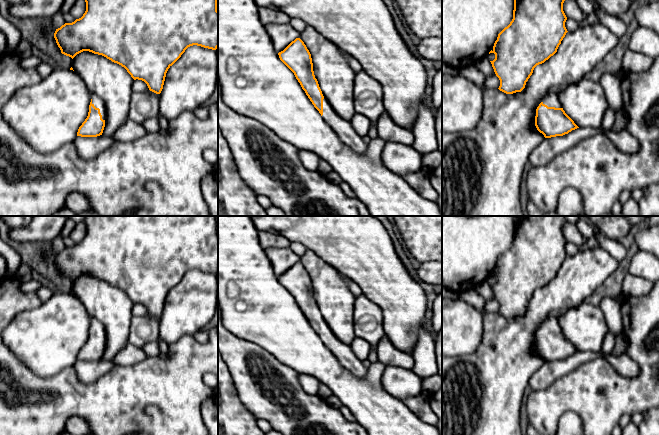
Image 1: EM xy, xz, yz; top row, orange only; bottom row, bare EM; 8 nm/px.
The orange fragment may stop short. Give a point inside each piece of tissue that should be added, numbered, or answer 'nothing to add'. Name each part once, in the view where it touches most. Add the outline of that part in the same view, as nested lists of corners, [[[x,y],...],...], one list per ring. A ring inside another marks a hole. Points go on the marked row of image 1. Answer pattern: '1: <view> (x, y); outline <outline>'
1: xy (97, 102); outline [[[93,94],[92,96],[92,104],[96,107],[100,109],[100,113],[102,115],[102,119],[105,120],[106,119],[106,107],[104,102],[97,96],[95,96]]]

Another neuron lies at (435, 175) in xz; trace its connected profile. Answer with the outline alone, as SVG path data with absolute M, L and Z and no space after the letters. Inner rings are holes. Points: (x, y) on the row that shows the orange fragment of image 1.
M442 164L429 171L429 178L433 188L438 193L437 204L442 213Z

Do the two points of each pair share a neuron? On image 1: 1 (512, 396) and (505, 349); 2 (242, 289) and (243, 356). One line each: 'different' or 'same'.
1: same
2: different

